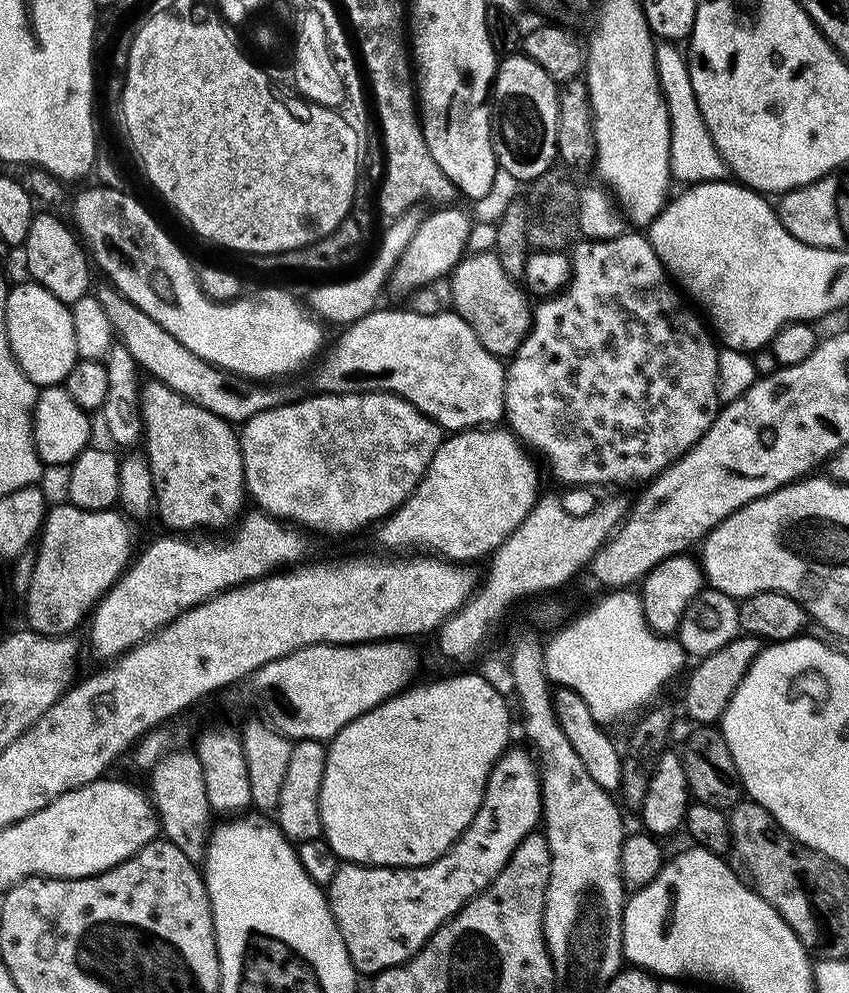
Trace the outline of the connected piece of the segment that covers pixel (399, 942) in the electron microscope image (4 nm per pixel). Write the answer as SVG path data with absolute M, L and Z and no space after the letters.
M509 747L496 760L490 770L480 809L474 814L468 829L458 837L448 851L443 852L433 864L421 864L419 868L381 868L366 864L341 863L334 878L326 886L328 908L336 919L342 942L350 954L357 973L379 974L388 968L397 968L411 960L428 939L464 905L483 892L492 879L501 872L514 850L541 823L544 800L540 797L540 773L531 751L523 752Z

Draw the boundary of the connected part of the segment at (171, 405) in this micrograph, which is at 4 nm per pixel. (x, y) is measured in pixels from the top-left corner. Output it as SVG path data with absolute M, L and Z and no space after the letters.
M153 378L145 379L140 386L140 422L142 452L152 475L154 512L168 527L165 529L176 534L192 534L197 531L195 528L224 528L229 523L228 528L246 508L243 450L237 429L218 414L195 405Z

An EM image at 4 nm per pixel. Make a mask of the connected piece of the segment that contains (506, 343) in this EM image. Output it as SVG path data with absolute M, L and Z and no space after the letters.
M495 251L465 255L452 269L451 280L451 307L468 323L470 330L478 334L478 342L495 356L515 356L532 328L534 304L529 293L502 270L502 262L498 262Z

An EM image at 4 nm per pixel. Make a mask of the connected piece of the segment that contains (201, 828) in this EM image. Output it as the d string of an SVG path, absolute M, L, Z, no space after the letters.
M170 750L150 770L152 776L152 792L150 803L158 817L158 828L163 839L168 840L186 858L194 862L204 859L204 851L208 848L210 835L210 809L206 798L206 778L202 778L202 762L195 751L176 752Z

